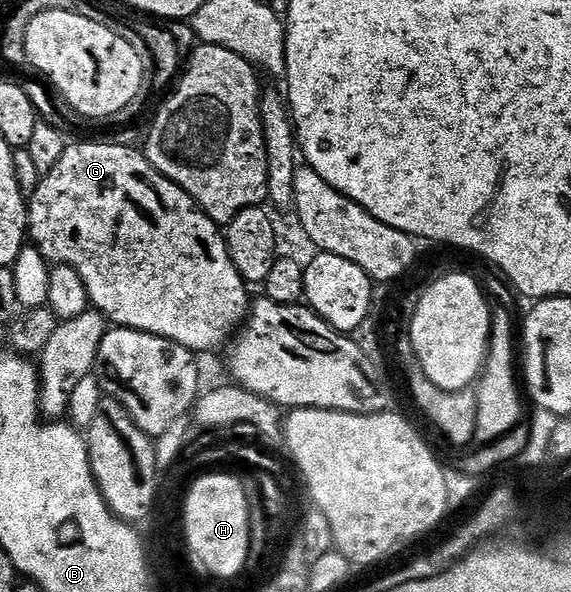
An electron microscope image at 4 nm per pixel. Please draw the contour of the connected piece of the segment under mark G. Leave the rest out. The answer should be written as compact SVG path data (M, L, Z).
M80 142L77 146L74 146L74 144L68 144L65 151L62 152L61 159L58 160L56 165L54 165L53 170L41 177L38 188L30 195L30 201L28 202L28 232L30 235L31 245L40 250L42 252L42 256L47 258L49 263L57 266L69 266L74 270L74 272L78 272L78 276L82 276L82 284L86 284L86 292L88 293L89 303L91 303L95 309L99 310L113 327L123 328L126 330L141 330L147 334L162 336L166 340L182 344L187 348L187 350L201 352L200 350L216 350L219 346L224 345L224 347L227 347L233 335L235 335L237 331L245 325L246 319L250 313L250 297L248 298L248 290L250 290L249 283L244 281L244 277L240 275L238 268L234 268L234 264L230 260L230 252L224 243L224 236L221 227L217 226L216 223L213 222L199 206L197 206L194 199L192 199L192 197L190 197L190 195L181 188L181 186L174 184L166 176L162 176L155 168L153 168L153 166L149 164L147 157L145 157L141 151L139 154L138 151L131 150L128 146L115 146L112 142Z

